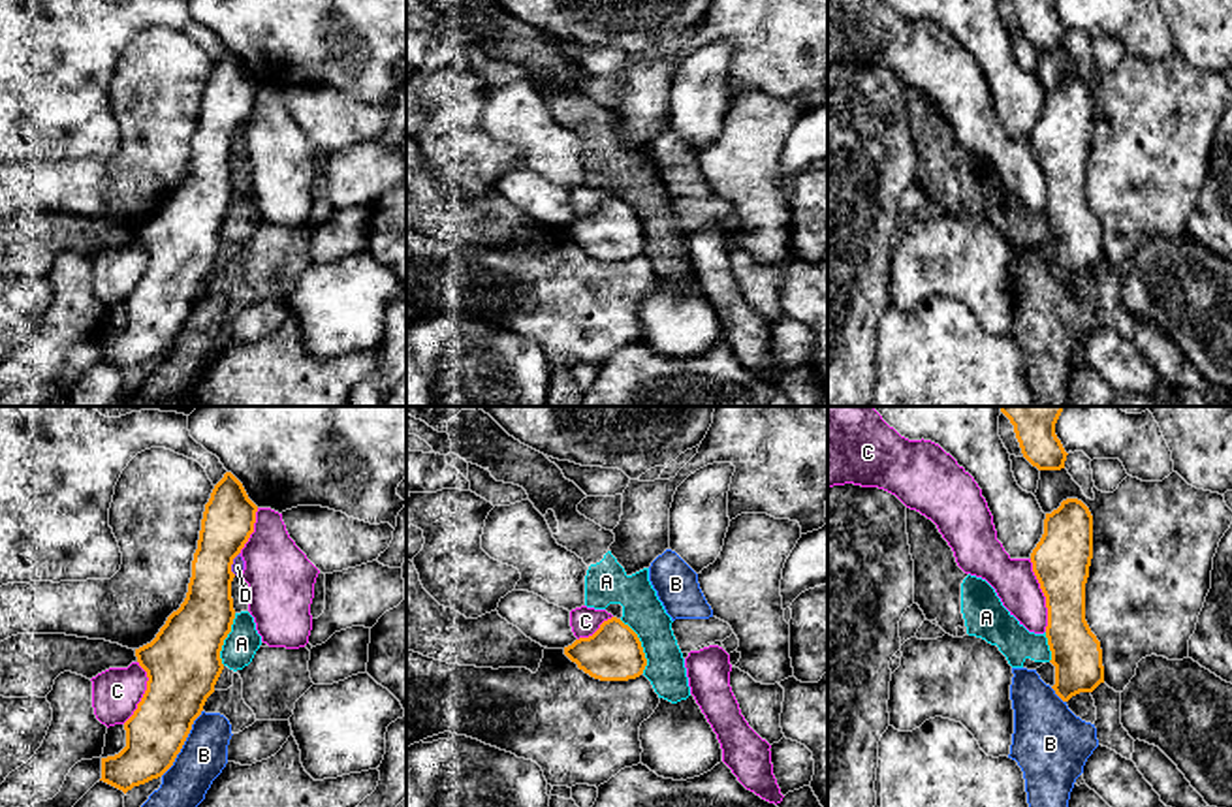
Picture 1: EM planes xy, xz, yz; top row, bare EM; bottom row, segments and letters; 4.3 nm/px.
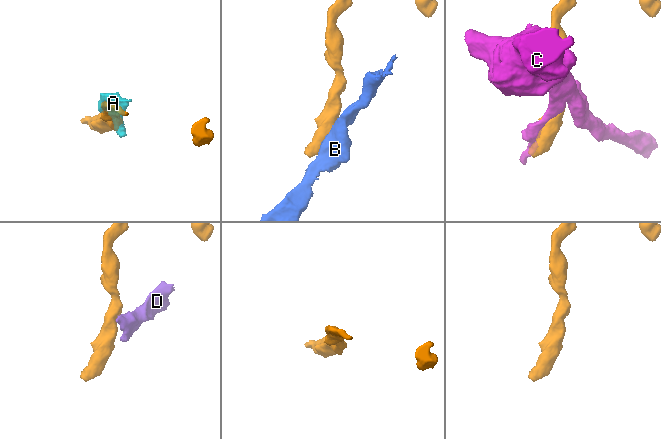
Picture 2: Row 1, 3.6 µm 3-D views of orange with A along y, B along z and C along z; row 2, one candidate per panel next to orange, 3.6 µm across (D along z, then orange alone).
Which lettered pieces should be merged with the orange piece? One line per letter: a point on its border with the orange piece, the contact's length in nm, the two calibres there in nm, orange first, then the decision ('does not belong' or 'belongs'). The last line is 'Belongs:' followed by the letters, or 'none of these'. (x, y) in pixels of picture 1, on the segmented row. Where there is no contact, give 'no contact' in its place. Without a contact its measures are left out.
A: contact xz (640, 646); length 260 nm; calibres 240 and 170 nm; does not belong
B: contact xy (183, 743); length 340 nm; calibres 260 and 200 nm; does not belong
C: contact yz (1044, 595); length 320 nm; calibres 240 and 190 nm; does not belong
D: contact xy (232, 563); length 110 nm; calibres 220 and 60 nm; does not belong
Belongs: none of these

